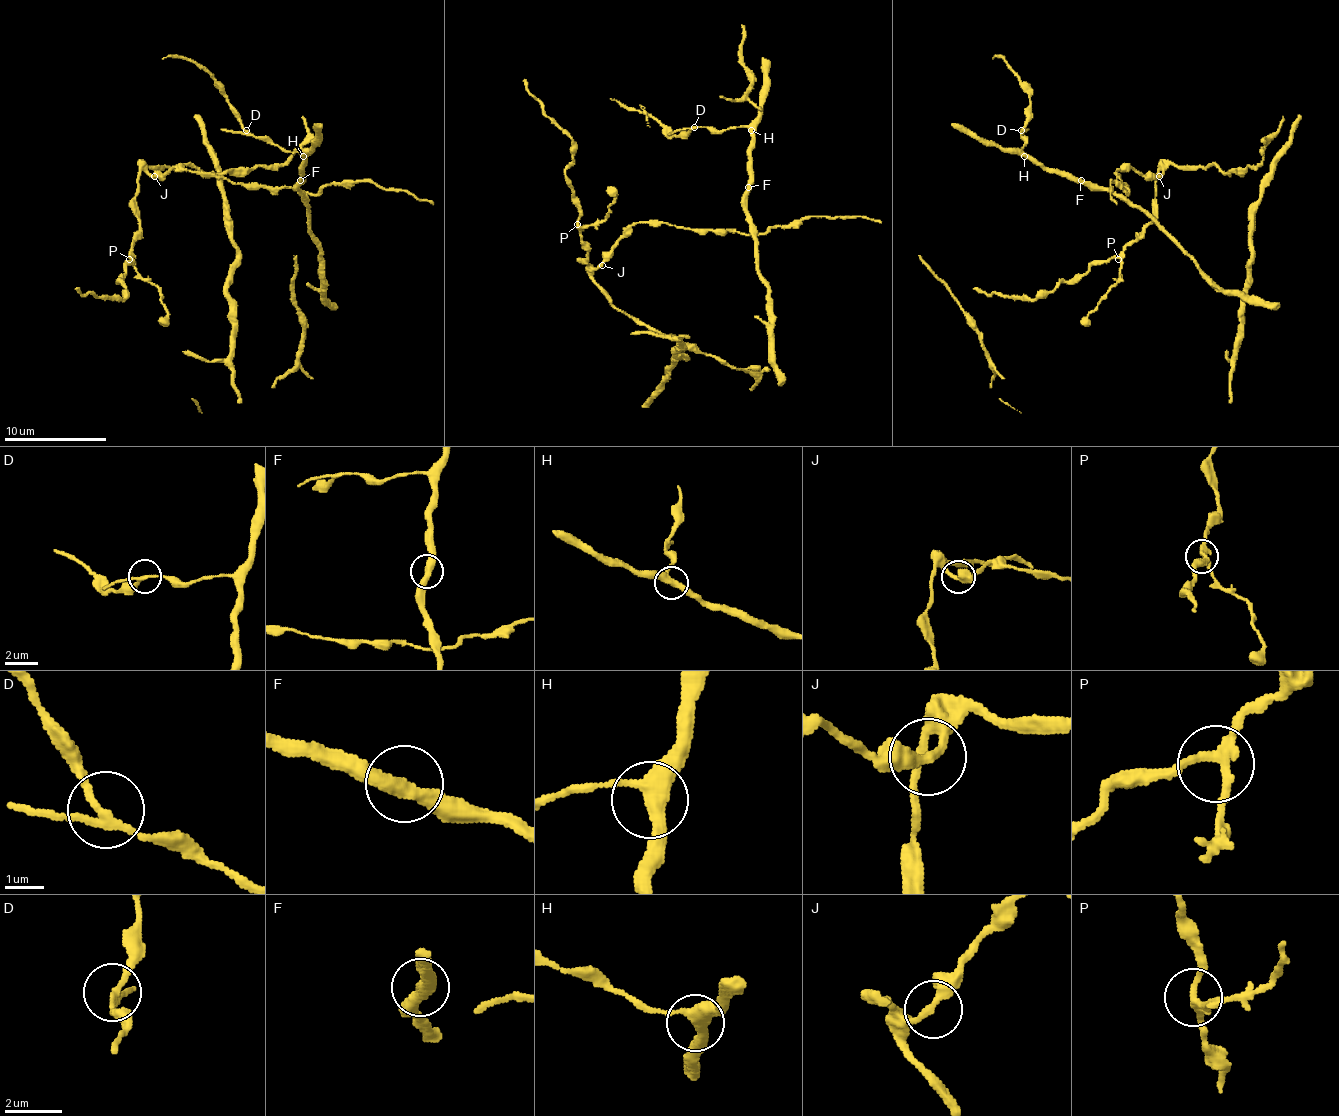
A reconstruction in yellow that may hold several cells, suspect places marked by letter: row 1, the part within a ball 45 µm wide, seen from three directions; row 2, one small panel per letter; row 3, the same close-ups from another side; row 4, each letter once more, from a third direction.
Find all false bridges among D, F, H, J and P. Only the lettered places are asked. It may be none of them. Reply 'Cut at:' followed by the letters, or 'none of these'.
Cut at: none of these

